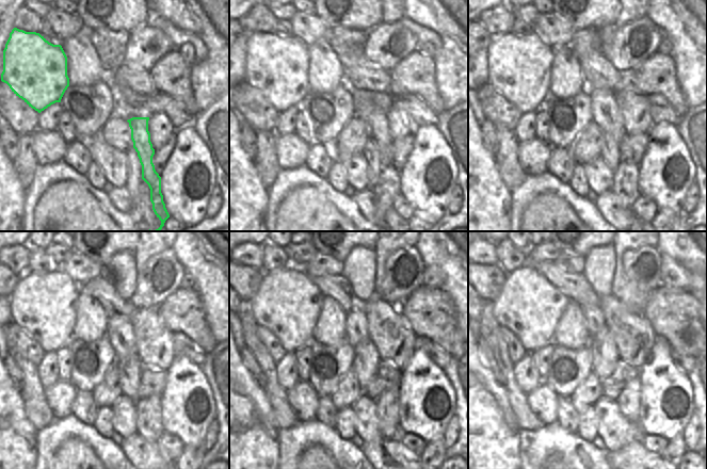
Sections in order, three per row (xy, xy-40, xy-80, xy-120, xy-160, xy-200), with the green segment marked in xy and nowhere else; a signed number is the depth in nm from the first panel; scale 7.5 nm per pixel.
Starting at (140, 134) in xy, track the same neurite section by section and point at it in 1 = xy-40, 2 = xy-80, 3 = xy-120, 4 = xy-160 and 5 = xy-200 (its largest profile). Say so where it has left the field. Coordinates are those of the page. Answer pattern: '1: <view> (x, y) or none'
1: xy-40 (376, 128)
2: xy-80 (605, 110)
3: xy-120 (119, 333)
4: xy-160 (356, 323)
5: xy-200 (594, 318)

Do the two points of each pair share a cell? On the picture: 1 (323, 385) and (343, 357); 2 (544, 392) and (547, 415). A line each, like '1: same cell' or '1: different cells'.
1: same cell
2: same cell

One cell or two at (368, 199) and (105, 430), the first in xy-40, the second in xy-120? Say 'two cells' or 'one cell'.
two cells

